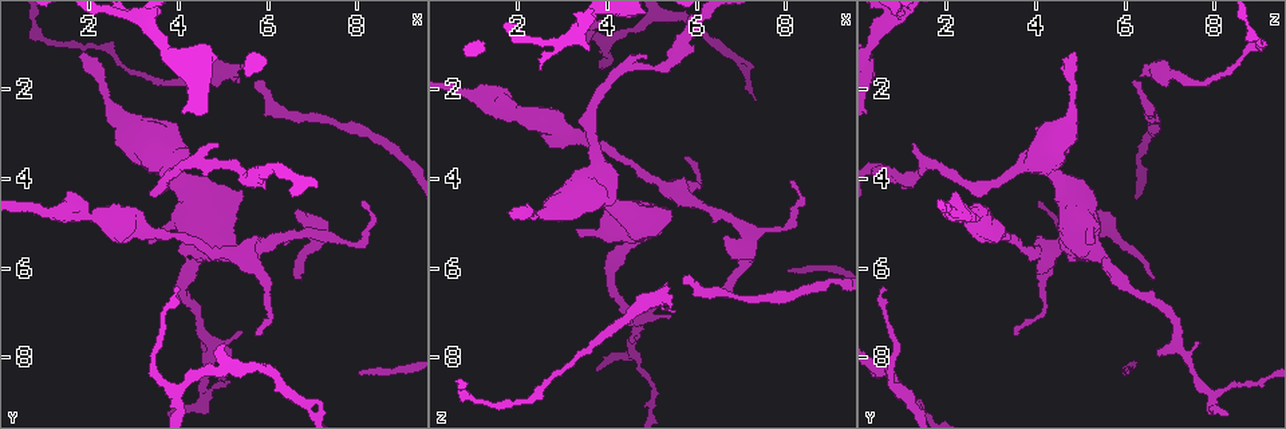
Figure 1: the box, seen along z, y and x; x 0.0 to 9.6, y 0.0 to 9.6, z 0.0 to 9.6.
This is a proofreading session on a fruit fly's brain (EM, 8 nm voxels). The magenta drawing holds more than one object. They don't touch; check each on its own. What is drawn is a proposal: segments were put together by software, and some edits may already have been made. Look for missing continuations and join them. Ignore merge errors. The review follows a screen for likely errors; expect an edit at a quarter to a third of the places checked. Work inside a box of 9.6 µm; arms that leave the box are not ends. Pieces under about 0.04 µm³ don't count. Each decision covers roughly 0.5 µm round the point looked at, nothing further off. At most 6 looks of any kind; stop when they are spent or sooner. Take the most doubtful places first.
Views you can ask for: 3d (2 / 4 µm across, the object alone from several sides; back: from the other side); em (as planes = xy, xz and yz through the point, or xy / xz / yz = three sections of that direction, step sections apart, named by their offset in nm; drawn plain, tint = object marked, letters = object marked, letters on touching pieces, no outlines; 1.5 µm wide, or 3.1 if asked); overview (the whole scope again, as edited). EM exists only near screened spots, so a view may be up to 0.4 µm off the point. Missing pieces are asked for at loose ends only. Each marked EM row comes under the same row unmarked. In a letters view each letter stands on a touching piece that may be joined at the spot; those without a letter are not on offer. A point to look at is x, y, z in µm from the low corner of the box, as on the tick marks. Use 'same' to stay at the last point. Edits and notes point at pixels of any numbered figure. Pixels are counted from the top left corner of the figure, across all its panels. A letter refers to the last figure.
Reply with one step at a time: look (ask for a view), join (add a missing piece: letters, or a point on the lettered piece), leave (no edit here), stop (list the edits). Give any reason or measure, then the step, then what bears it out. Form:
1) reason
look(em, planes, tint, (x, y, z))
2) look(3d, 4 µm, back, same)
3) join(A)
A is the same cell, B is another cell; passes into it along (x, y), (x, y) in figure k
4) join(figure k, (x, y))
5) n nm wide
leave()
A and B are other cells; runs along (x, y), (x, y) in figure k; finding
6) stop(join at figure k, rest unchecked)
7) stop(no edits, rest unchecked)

an open end
look(3d, 2 µm, (5.90, 1.85, 6.20))

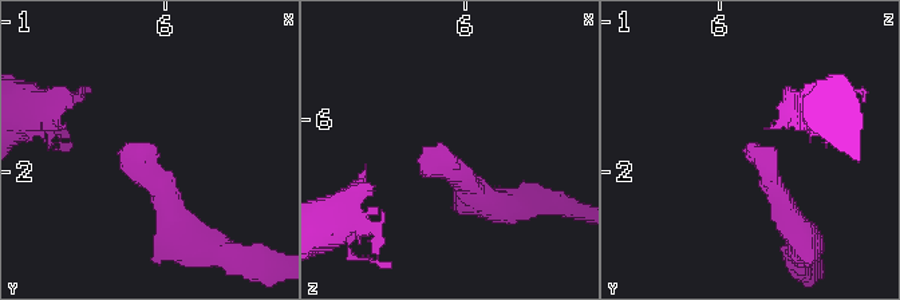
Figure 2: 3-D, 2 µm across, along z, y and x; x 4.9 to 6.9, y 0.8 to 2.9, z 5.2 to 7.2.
look(em, planes, letters, (5.86, 1.84, 6.16))

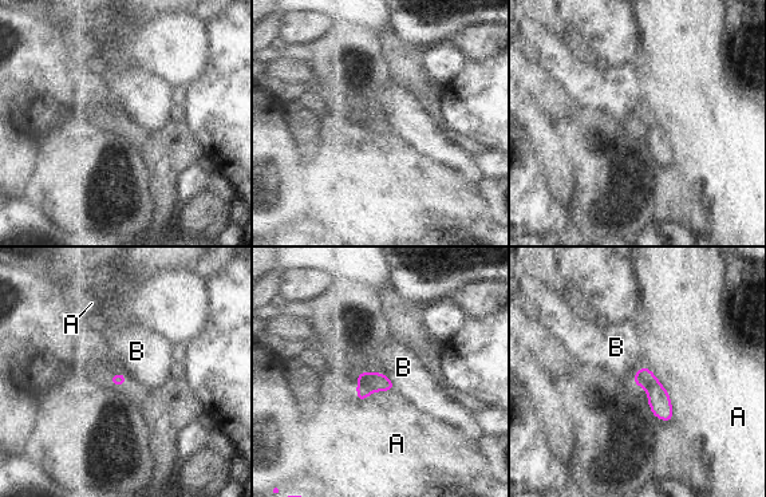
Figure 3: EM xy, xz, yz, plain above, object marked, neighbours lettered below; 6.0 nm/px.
A touches over 320 nm
leave()
A and B are other cells; none of them fits

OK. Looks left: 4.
thin end
look(em, xz, step 8, tint, (6.65, 6.25, 6.60))

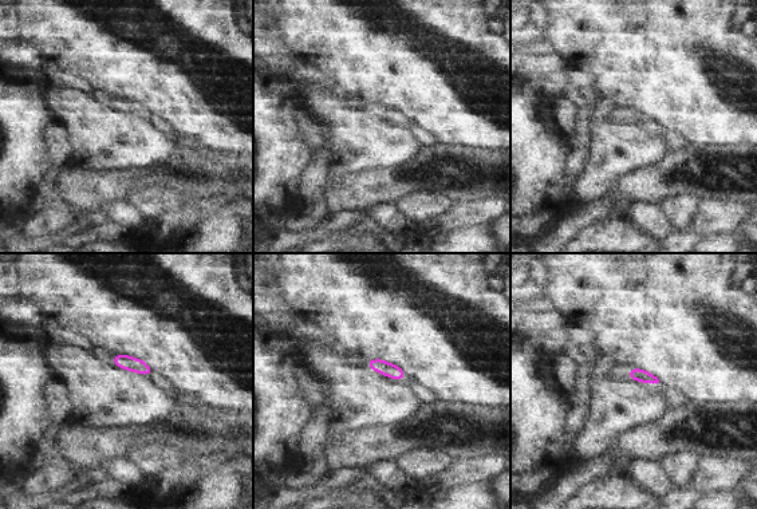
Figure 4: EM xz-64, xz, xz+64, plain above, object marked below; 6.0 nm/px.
look(em, xz, step 8, letters, same)

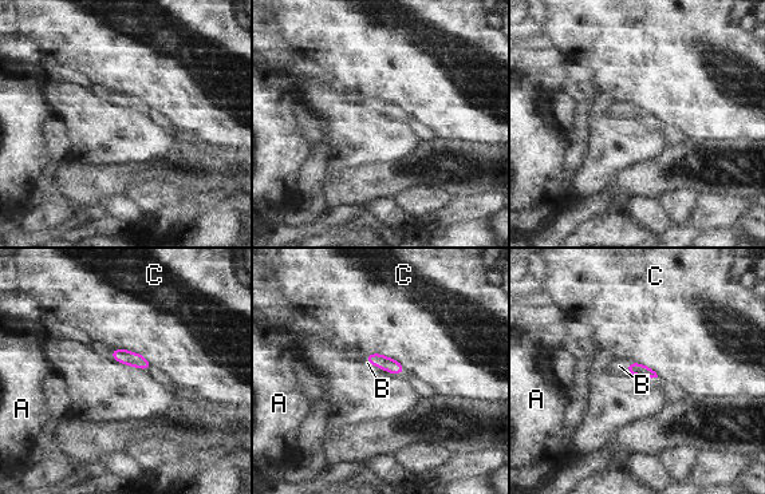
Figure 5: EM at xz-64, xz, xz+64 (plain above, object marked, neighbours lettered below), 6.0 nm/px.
join(B)
B is the same cell, A and C are other cells; passes into it along (642, 371), (627, 366), (619, 366) in figure 5; it goes on there

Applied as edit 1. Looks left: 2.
branch stops here
look(em, xy, step 4, letters, (4.90, 3.30, 1.30))

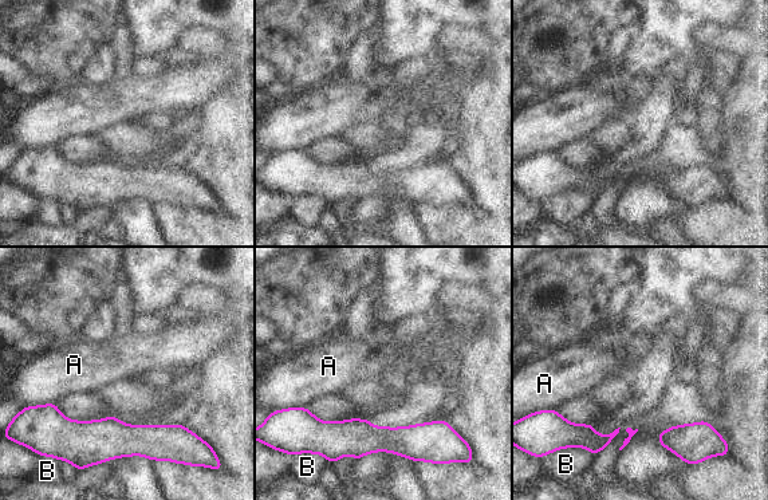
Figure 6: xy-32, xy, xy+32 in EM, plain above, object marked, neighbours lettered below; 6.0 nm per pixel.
leave()
A and B are other cells; border along (55, 401), (44, 405) in figure 6; none of them fits

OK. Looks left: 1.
stop(join at figure 5, rest unchecked)

